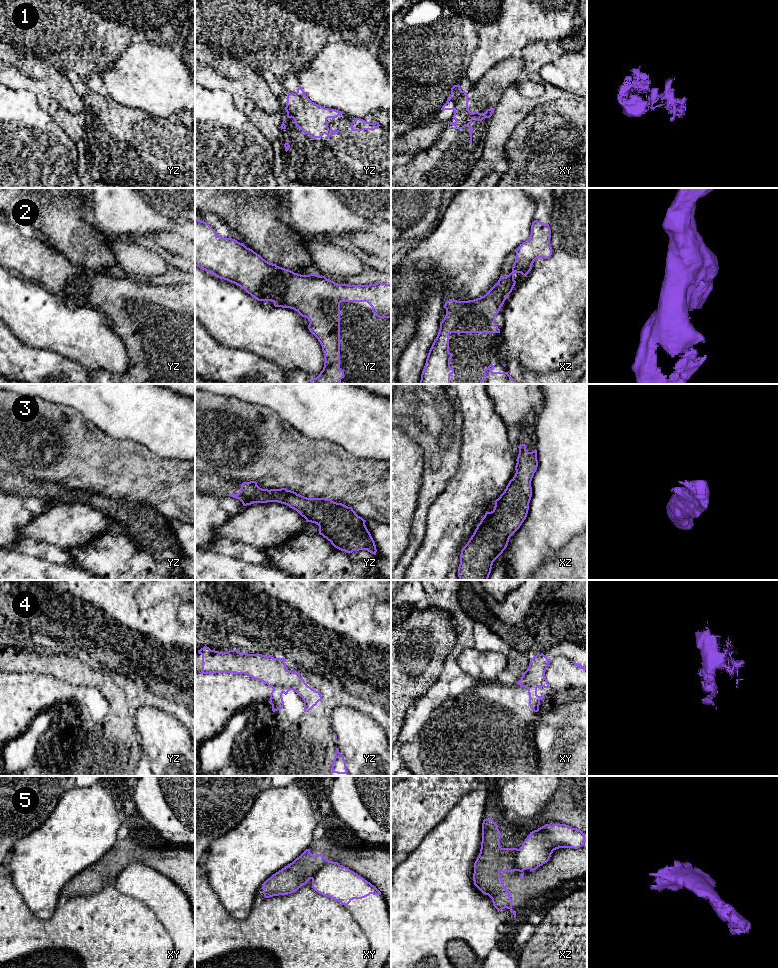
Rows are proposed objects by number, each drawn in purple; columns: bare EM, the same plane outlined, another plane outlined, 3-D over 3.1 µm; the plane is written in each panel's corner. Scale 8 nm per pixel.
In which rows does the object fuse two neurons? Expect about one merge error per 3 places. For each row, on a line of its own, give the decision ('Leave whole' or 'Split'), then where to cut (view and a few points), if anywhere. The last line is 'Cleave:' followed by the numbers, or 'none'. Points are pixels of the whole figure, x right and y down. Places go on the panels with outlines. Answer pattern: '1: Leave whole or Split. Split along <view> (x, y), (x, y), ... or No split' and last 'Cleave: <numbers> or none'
1: Split. Split along xy (466, 93), (457, 100), (454, 109)
2: Leave whole. No split
3: Leave whole. No split
4: Leave whole. No split
5: Split. Split along xz (517, 849), (515, 853), (516, 870)
Cleave: 1, 5

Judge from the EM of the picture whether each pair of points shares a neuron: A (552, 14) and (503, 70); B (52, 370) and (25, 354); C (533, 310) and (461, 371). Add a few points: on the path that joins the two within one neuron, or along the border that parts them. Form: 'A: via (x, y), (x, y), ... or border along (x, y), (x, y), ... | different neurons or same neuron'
A: border along (513, 55), (492, 66) | different neurons
B: via (45, 370), (39, 368), (32, 361) | same neuron
C: border along (500, 332), (498, 356), (501, 361) | different neurons

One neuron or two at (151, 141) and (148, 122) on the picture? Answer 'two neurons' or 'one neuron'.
one neuron

